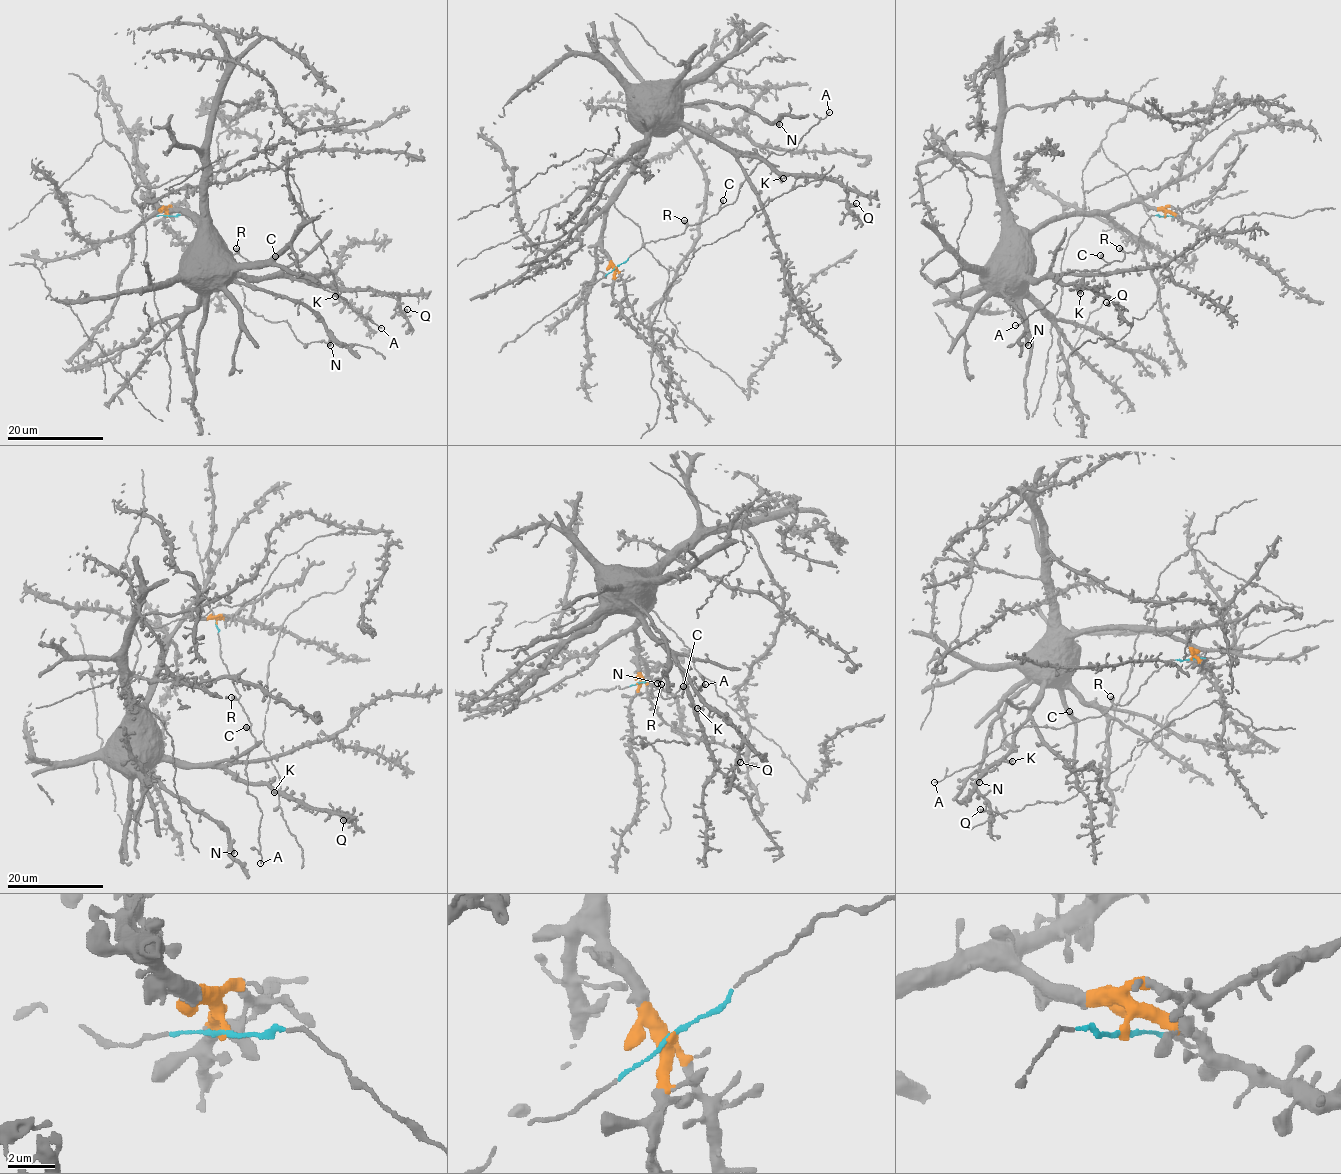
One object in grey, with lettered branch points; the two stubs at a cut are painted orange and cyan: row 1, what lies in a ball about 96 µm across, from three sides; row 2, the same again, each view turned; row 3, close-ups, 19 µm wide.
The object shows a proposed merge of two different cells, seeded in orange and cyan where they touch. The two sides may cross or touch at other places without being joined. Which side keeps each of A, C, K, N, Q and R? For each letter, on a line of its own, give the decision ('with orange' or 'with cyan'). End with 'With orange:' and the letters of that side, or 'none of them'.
A: with cyan
C: with cyan
K: with orange
N: with orange
Q: with orange
R: with cyan
With orange: K, N, Q

